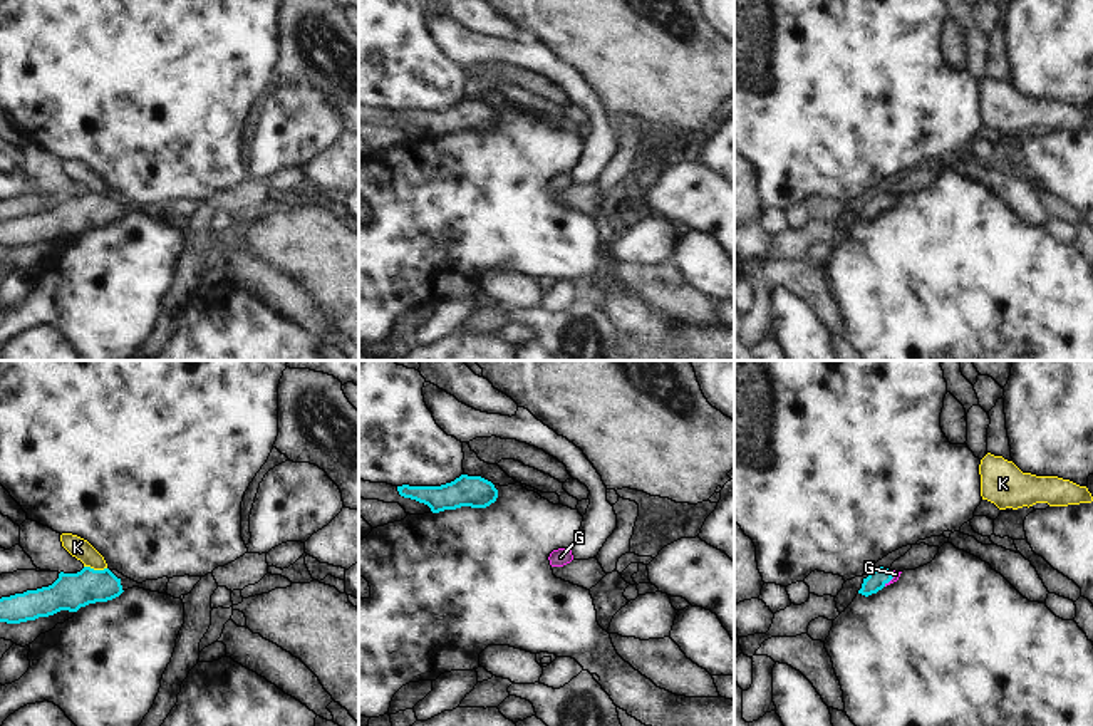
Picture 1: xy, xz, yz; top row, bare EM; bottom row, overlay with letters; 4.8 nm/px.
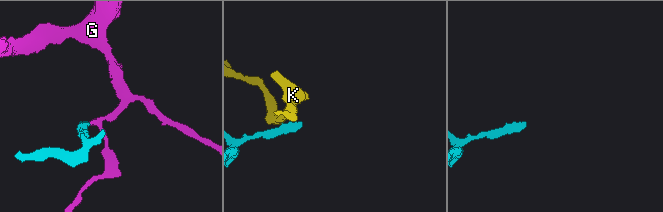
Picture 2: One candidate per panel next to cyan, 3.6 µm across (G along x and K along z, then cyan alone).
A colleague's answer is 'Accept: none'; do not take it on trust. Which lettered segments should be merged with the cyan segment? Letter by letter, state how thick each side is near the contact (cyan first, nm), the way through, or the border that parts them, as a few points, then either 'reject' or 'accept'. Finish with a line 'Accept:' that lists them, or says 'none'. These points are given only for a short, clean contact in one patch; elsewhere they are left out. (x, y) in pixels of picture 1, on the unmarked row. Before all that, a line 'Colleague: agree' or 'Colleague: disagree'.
Colleague: disagree
G: 90 nm thick on the cyan side, 30 nm on the other; runs through yz (877, 203), (890, 203), (896, 198); accept
K: 180 nm thick on the cyan side, 100 nm on the other; reject
Accept: G

